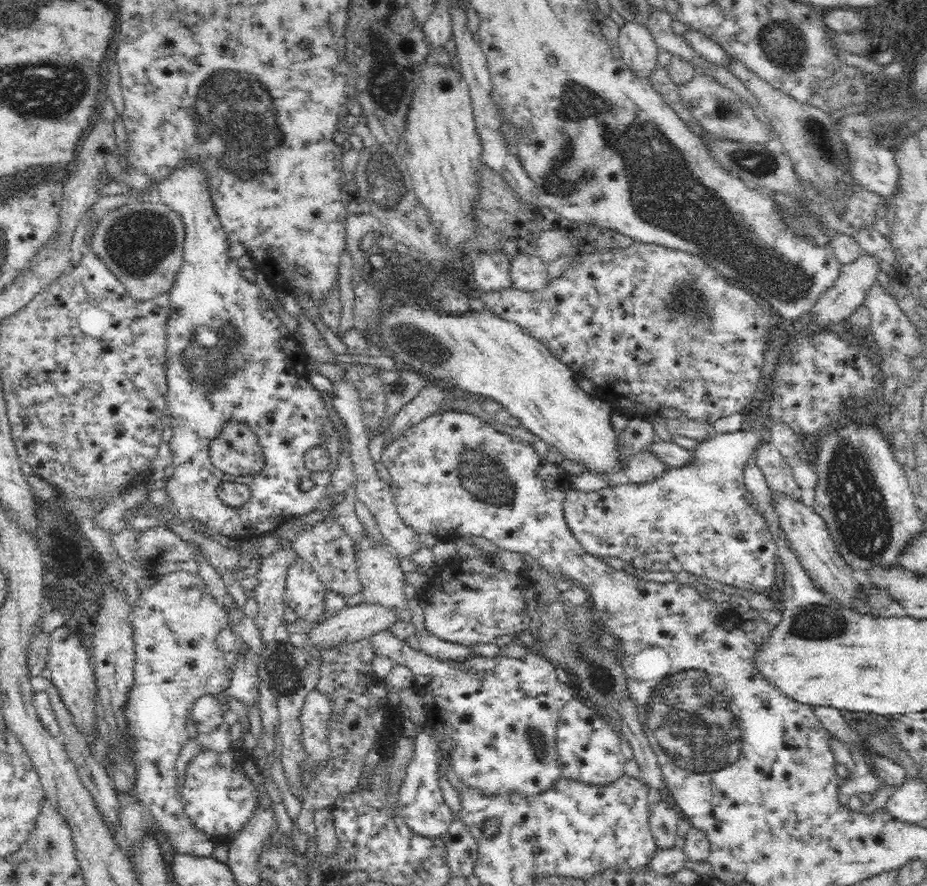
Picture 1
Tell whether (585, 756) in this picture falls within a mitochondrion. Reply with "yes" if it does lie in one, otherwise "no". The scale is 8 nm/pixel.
no

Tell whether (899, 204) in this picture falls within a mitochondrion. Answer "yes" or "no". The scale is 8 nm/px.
no

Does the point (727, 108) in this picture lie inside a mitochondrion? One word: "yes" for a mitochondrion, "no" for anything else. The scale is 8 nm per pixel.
yes

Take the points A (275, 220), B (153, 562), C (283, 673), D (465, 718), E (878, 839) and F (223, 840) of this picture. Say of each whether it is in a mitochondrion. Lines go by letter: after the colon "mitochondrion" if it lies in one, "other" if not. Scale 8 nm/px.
A: other
B: other
C: mitochondrion
D: other
E: other
F: other

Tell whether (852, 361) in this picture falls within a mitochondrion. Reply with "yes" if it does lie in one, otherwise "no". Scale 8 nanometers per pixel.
no

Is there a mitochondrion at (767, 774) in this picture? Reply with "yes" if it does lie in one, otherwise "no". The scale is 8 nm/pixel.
no

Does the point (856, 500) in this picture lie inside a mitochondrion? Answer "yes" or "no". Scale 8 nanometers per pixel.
yes

